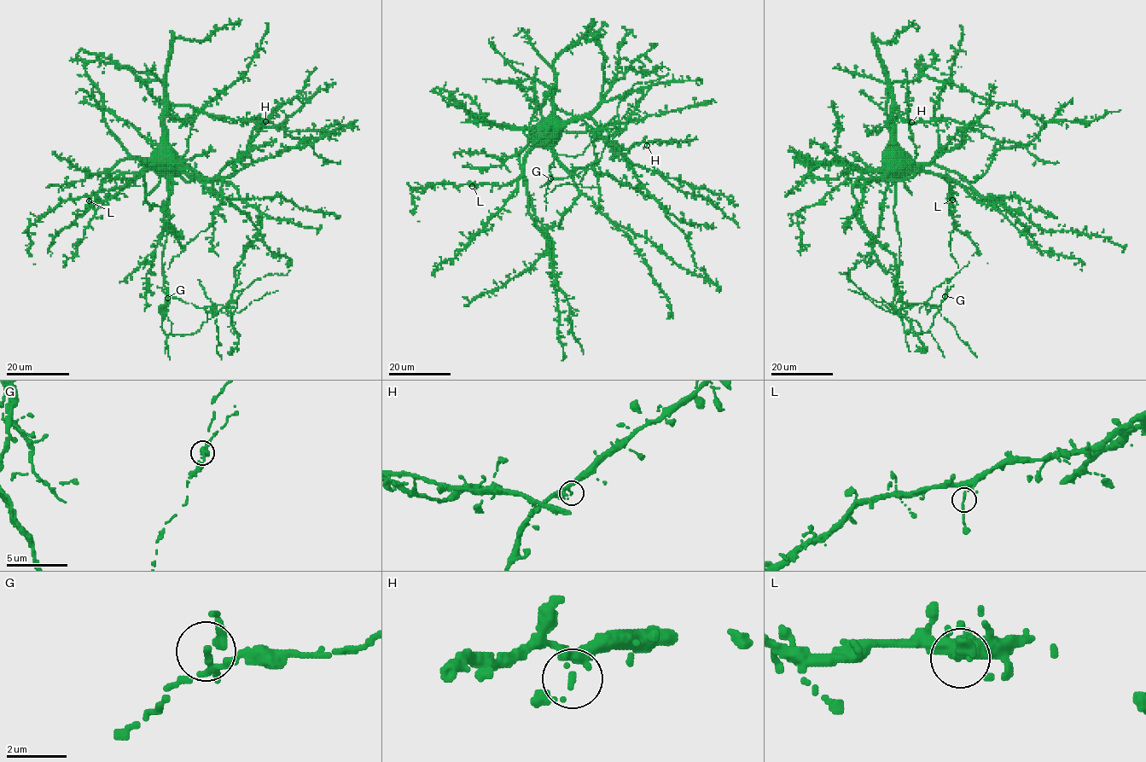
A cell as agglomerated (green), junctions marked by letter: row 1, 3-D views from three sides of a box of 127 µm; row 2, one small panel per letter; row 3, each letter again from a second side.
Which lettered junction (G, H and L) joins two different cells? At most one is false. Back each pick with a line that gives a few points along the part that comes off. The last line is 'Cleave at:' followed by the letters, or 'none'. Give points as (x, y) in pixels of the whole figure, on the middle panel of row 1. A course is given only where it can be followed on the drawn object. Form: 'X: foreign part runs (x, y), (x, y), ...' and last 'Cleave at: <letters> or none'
G: foreign part runs (550, 178), (577, 175), (594, 165), (619, 119), (618, 107), (625, 92), (636, 83), (668, 73)
Cleave at: G

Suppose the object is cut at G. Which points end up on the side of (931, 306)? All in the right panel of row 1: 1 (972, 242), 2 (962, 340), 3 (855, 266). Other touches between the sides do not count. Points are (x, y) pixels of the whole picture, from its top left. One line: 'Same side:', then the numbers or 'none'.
Same side: 2

